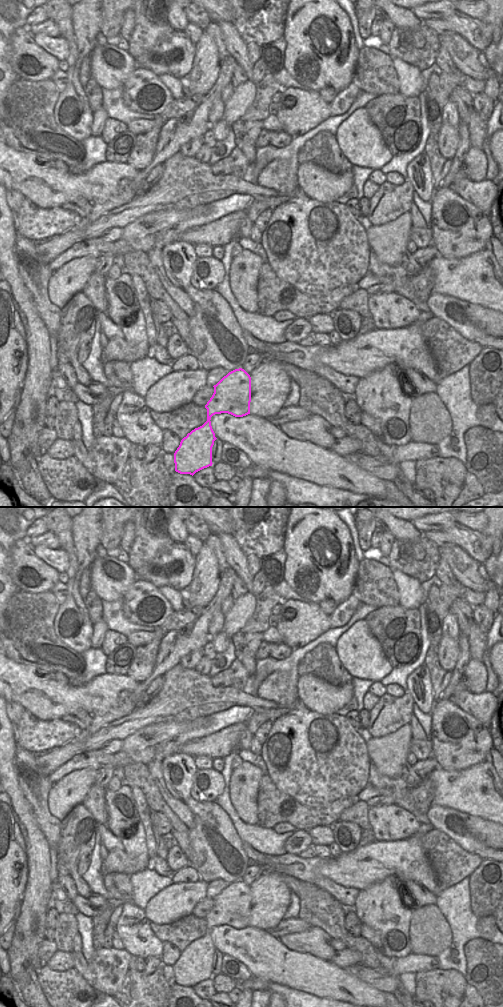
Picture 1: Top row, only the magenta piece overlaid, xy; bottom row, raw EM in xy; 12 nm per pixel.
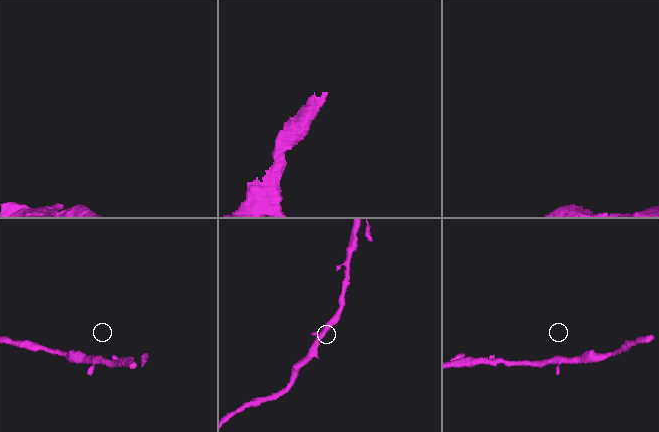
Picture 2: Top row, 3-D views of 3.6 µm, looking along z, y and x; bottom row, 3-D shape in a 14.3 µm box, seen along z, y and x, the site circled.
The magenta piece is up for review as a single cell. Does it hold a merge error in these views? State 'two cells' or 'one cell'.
one cell

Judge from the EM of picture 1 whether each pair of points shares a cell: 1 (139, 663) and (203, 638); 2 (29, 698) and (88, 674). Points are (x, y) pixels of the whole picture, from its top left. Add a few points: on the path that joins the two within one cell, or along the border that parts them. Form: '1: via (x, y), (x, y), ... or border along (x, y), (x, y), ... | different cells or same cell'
1: border along (162, 639), (156, 655), (155, 668), (146, 679) | different cells
2: border along (93, 677), (81, 685), (71, 685), (69, 683) | different cells

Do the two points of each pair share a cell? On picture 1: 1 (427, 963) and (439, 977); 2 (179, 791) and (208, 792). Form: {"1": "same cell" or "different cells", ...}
{"1": "different cells", "2": "different cells"}

